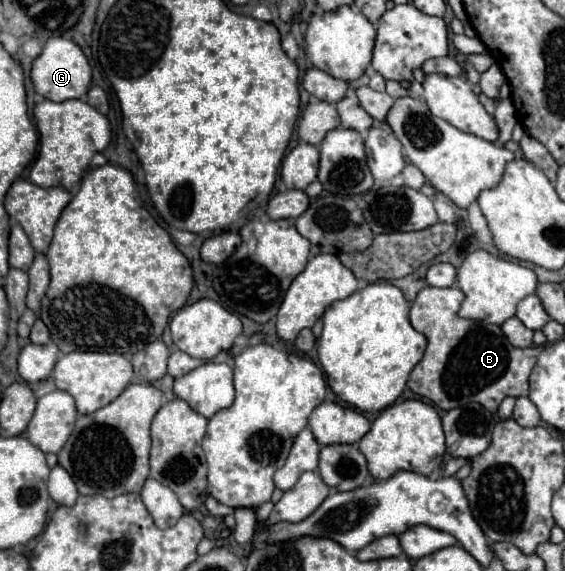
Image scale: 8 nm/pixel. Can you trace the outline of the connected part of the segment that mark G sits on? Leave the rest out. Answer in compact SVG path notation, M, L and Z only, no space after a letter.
M53 37L53 41L45 43L43 53L33 61L31 81L35 91L49 101L61 103L67 99L81 99L91 87L91 65L77 43L65 41L63 37Z

